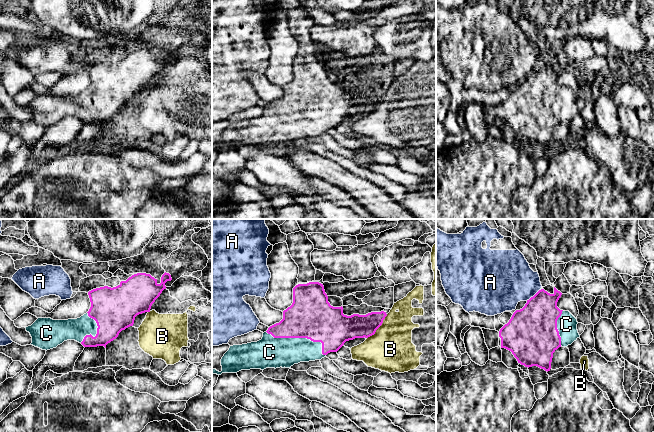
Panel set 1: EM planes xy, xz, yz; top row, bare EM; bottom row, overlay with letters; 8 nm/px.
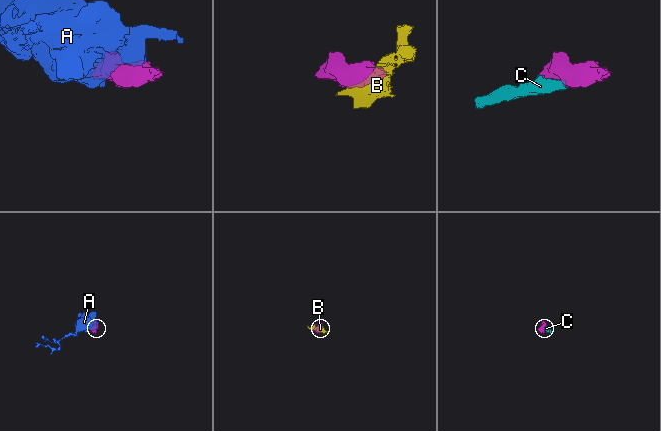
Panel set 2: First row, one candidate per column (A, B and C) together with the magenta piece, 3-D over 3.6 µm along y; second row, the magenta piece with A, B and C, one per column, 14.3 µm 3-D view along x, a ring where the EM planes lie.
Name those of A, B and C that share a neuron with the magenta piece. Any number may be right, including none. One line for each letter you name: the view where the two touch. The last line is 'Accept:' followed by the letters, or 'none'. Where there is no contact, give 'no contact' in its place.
C: contact in xz
Accept: C

